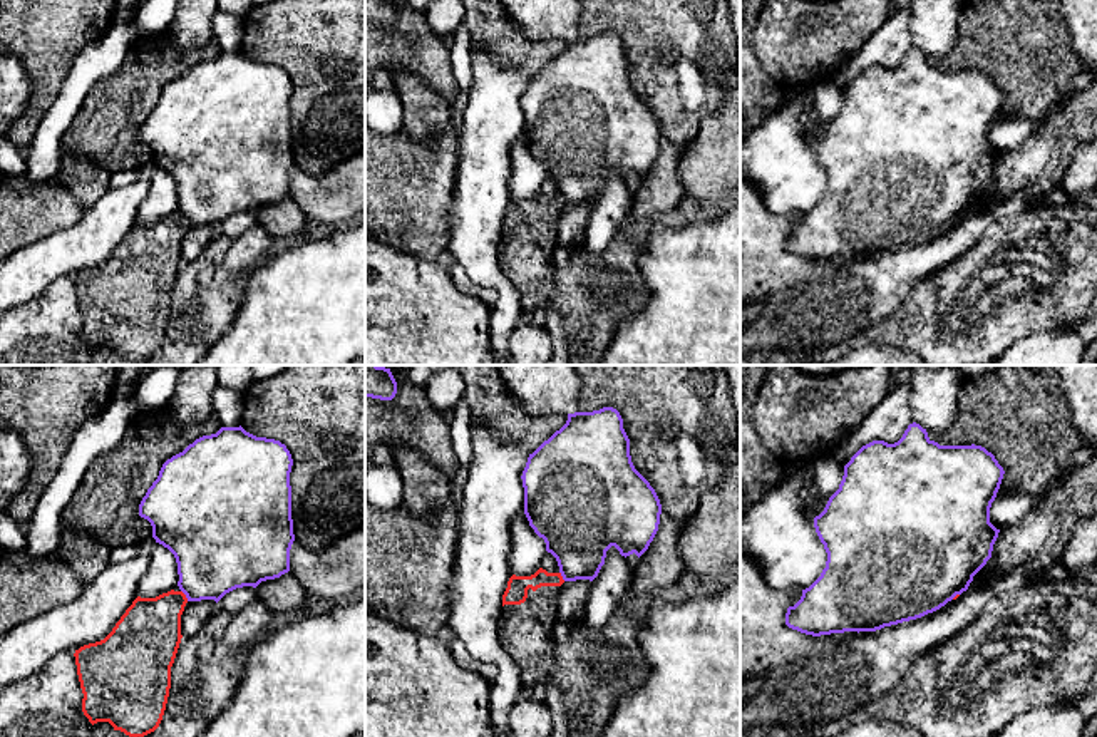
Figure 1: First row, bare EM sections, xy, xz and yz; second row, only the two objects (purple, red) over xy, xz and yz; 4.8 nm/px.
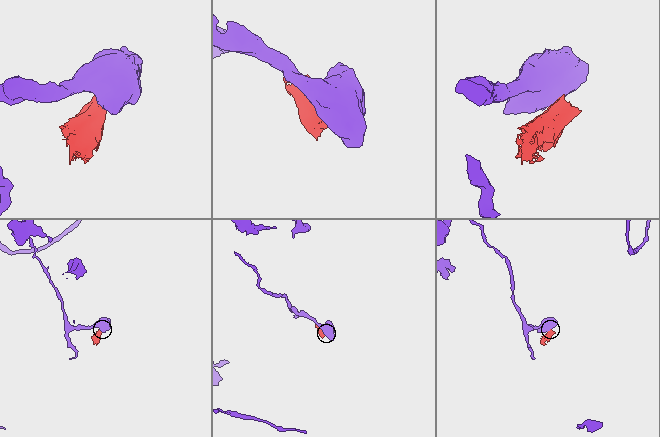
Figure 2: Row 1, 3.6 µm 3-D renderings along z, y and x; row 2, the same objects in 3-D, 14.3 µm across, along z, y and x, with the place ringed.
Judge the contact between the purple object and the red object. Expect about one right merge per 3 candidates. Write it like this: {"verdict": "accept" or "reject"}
{"verdict": "reject"}

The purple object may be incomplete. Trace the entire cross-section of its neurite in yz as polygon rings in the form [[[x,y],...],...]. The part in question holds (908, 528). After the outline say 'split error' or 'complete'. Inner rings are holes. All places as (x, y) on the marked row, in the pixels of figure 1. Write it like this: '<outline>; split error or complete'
[[[913,422],[903,437],[888,444],[863,446],[844,466],[839,489],[814,518],[816,533],[827,553],[826,568],[801,600],[787,608],[785,625],[806,635],[876,631],[921,618],[968,590],[973,576],[991,558],[1000,529],[990,523],[990,508],[1003,479],[1003,467],[981,446],[940,446]]]; complete

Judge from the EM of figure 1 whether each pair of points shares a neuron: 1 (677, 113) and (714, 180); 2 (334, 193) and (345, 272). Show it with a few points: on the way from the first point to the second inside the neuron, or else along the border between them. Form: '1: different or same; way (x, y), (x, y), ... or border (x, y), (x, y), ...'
1: different; border (717, 109), (702, 121), (697, 138), (685, 151)
2: different; border (345, 223), (340, 228)

